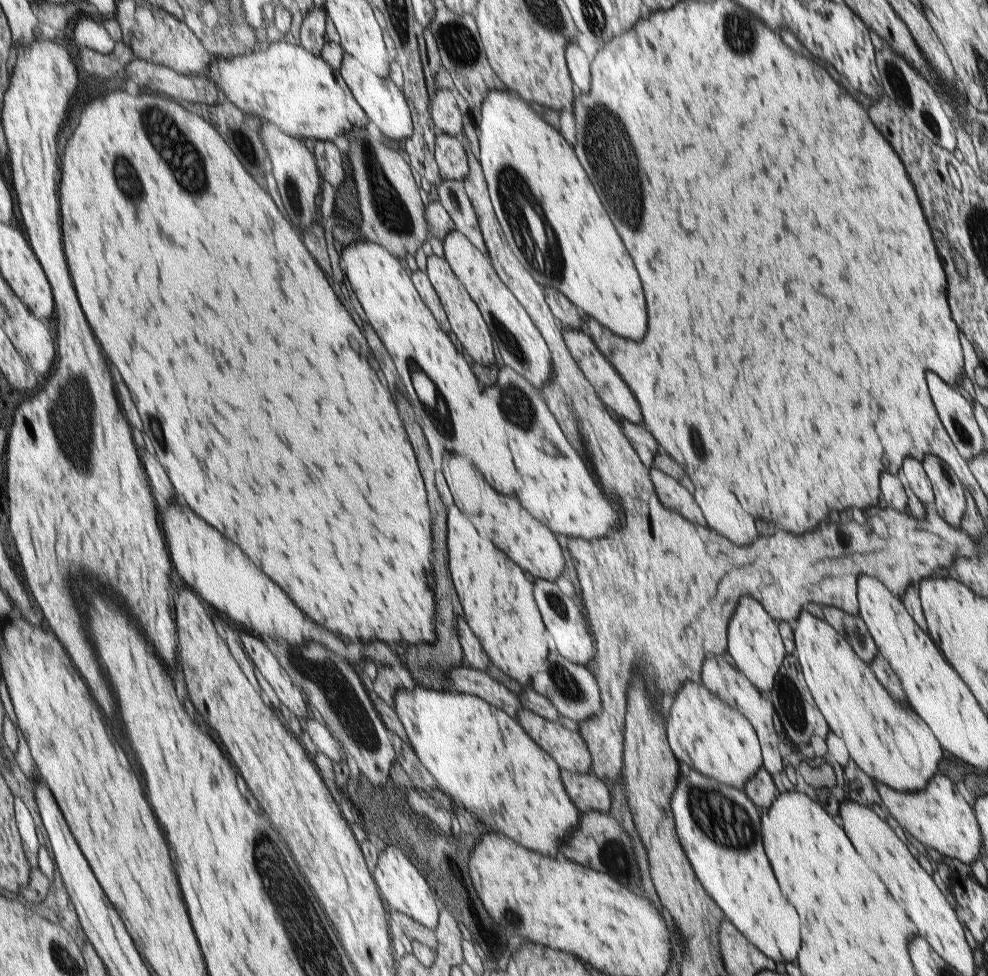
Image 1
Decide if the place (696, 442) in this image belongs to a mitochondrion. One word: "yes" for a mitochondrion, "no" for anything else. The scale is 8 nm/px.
yes

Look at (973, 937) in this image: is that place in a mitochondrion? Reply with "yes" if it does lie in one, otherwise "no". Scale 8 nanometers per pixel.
no

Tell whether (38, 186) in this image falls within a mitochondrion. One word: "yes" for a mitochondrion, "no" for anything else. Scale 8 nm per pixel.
no

